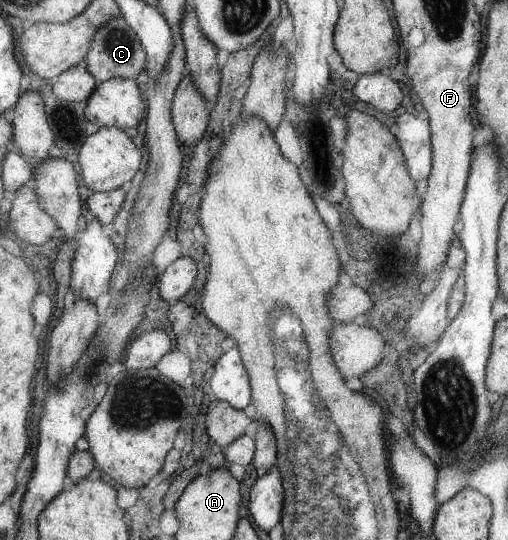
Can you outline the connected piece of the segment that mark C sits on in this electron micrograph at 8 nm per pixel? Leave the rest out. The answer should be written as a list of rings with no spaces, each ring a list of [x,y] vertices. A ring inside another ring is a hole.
[[[120,16],[110,20],[96,32],[95,38],[92,39],[91,50],[87,52],[87,58],[83,64],[90,70],[98,84],[116,77],[134,80],[144,70],[144,60],[147,60],[142,47],[142,42],[136,36],[135,30],[123,16]]]

